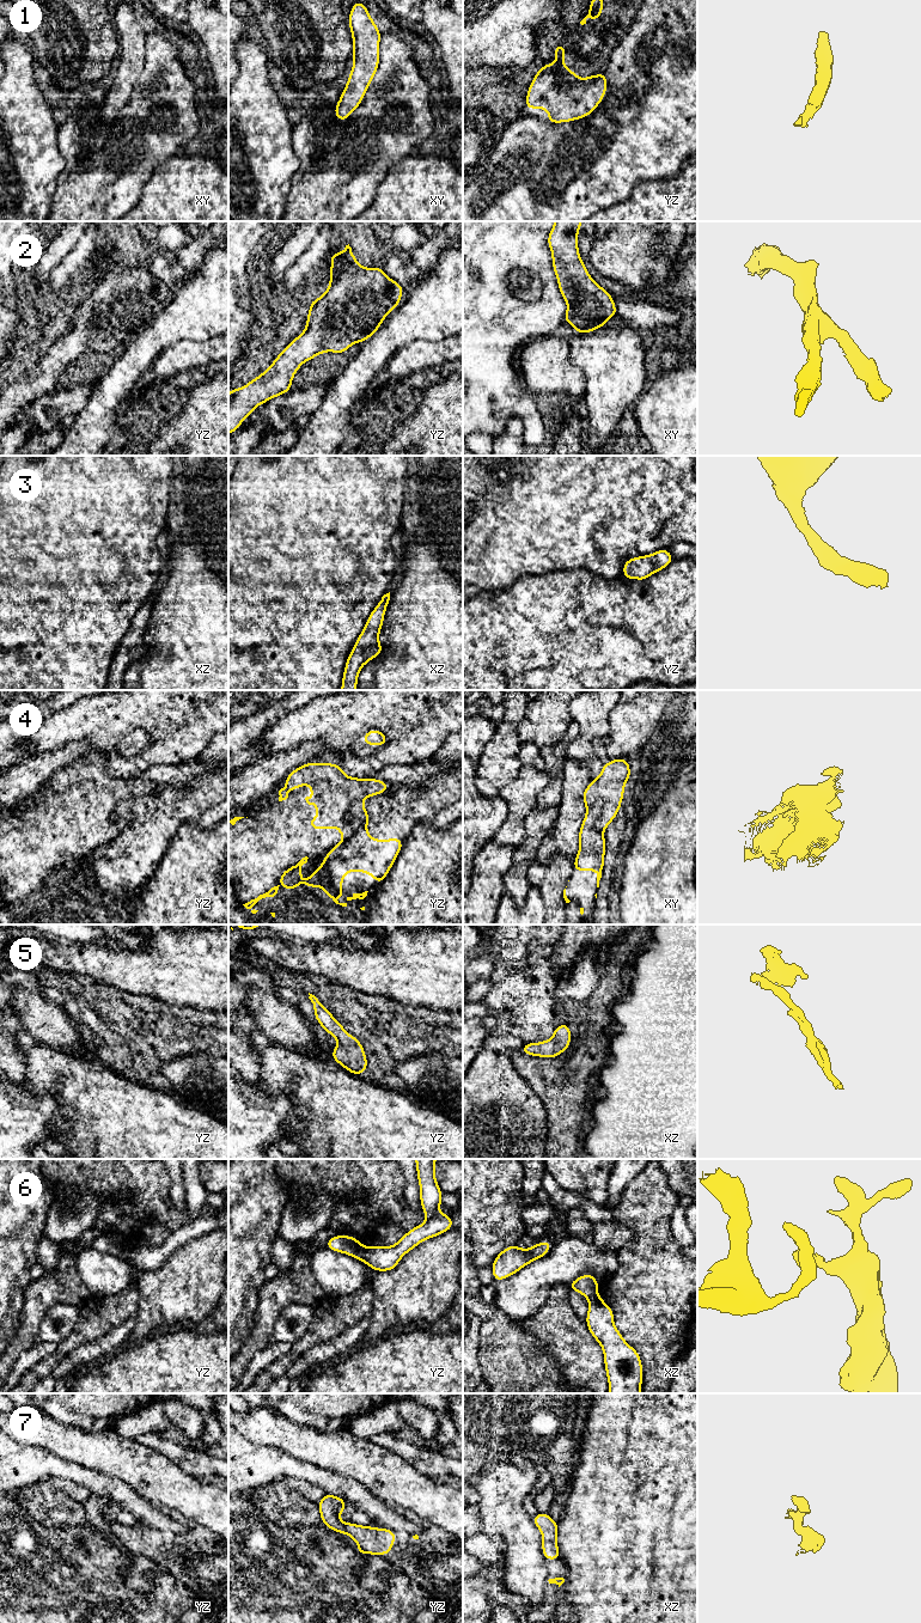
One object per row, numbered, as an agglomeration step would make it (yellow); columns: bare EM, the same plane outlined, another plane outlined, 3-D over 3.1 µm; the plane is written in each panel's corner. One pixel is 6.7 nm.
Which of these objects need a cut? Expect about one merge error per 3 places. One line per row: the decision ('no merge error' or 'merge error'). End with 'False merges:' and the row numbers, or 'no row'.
1: no merge error
2: no merge error
3: no merge error
4: merge error
5: no merge error
6: merge error
7: no merge error
False merges: 4, 6

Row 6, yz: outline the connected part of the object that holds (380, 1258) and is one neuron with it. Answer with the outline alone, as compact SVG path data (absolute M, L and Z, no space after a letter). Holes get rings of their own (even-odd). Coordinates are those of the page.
M415 1159L420 1185L420 1202L427 1220L408 1231L392 1246L371 1246L362 1262L374 1271L394 1270L402 1257L426 1239L440 1235L453 1227L450 1215L439 1213L441 1190L435 1179L437 1159Z

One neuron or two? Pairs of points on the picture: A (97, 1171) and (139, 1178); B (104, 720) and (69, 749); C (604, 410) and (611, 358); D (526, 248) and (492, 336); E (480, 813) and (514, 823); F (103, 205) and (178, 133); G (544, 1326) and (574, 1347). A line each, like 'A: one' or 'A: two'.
A: one
B: two
C: one
D: one
E: two
F: one
G: one

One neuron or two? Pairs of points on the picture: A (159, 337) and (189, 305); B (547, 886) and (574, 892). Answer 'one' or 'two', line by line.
A: one
B: two

